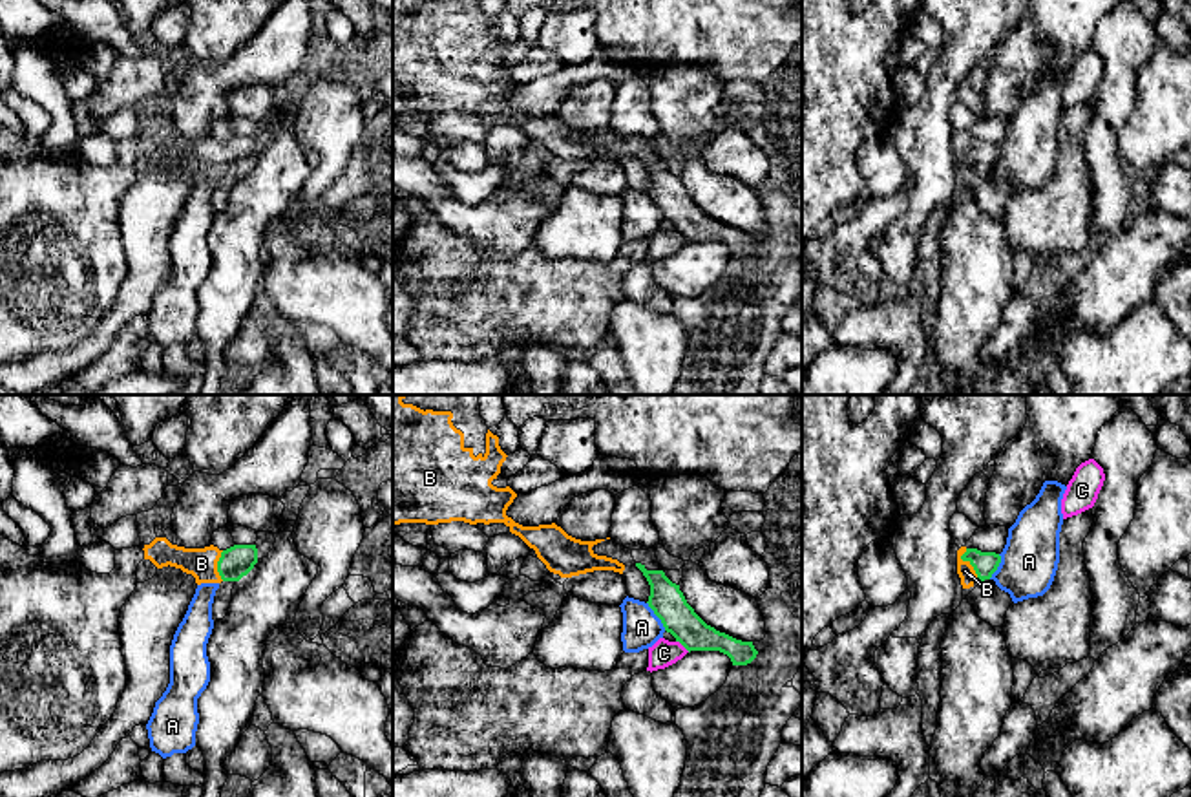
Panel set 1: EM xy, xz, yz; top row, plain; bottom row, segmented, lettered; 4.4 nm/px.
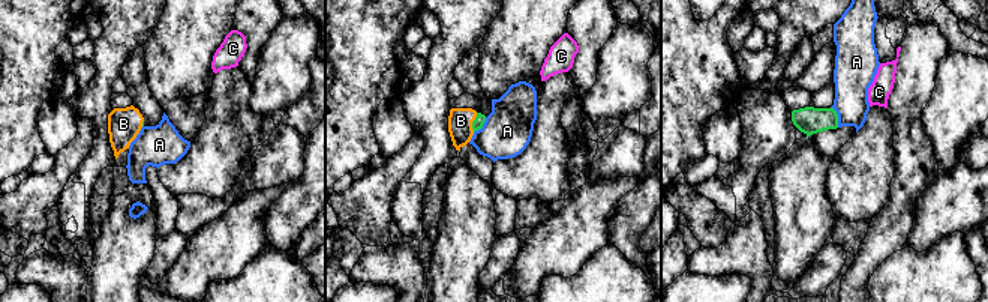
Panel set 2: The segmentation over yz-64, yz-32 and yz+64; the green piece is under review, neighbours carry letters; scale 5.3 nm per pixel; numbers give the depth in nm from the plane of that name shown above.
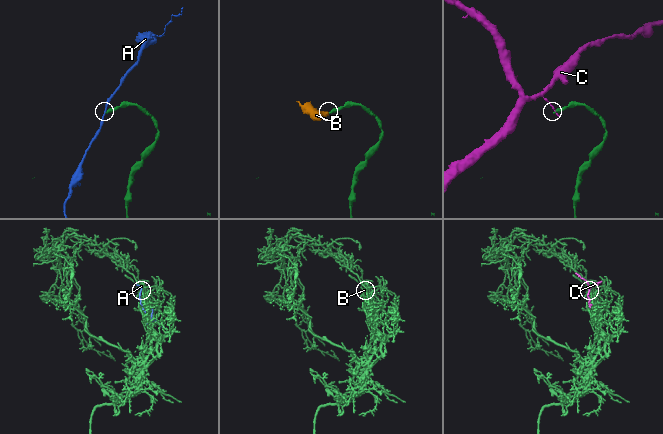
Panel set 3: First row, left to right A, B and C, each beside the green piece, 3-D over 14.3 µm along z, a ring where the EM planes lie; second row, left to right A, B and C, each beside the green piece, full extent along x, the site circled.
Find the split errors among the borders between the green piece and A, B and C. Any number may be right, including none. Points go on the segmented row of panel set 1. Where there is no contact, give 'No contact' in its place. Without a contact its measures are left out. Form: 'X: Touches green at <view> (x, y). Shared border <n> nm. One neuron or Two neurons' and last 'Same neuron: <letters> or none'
A: Touches green at xz (656, 615). Shared border 150 nm. Two neurons
B: Touches green at yz (970, 563). Shared border 150 nm. One neuron
C: Touches green at xz (684, 646). Shared border 80 nm. Two neurons
Same neuron: B

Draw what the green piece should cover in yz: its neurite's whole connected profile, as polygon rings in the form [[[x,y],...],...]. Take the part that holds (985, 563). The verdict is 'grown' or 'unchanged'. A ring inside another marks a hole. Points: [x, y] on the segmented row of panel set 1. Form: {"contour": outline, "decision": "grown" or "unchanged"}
{"contour": [[[961,547],[957,550],[957,574],[963,589],[974,587],[977,581],[990,579],[1001,563],[996,552],[981,552],[977,548]]], "decision": "grown"}

